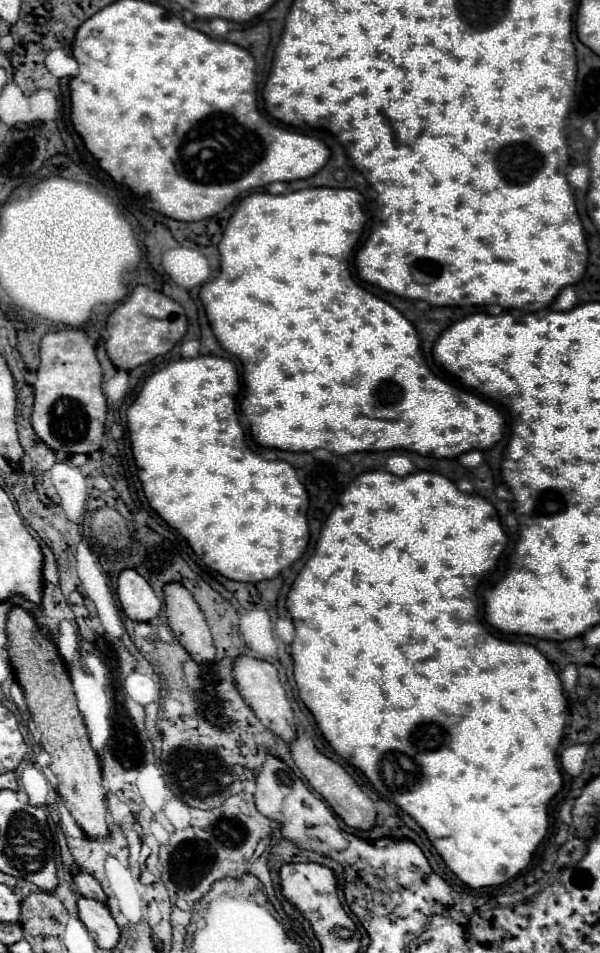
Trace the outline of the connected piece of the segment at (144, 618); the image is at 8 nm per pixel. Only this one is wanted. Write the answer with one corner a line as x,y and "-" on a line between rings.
124,570
120,574
116,594
124,614
134,622
152,622
160,614
160,598
154,594
150,584
134,570

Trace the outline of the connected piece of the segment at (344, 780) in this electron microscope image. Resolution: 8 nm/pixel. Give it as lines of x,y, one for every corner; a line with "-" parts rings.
298,732
298,738
290,744
290,752
292,752
292,760
294,764
300,768
300,772
306,776
308,784
322,794
322,798
332,806
332,810
344,820
346,826
350,828
358,828
358,830
370,830
376,822
376,808
374,802
360,790
360,786
354,782
354,778
336,762
328,760
326,756
322,756
316,748
314,742
306,736
302,736
302,732

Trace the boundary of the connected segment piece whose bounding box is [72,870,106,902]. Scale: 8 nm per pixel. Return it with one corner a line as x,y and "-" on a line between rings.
80,870
80,872
76,872
76,874
72,876
72,880
74,880
74,884
76,884
78,894
82,894
82,896
86,896
86,898
96,898
96,900
100,900
100,902
106,902
106,894
102,892
98,880
92,878
88,872

